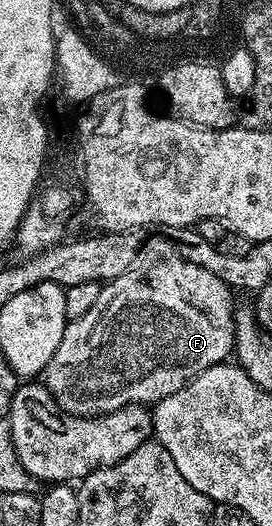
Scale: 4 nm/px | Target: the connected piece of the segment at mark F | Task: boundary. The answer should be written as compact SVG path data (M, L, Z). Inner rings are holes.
M161 239L157 243L149 244L144 256L140 261L137 261L136 268L127 271L126 274L119 275L113 281L104 282L99 291L99 299L95 299L95 303L91 303L91 311L87 311L87 315L83 315L79 319L68 322L58 350L51 357L51 361L47 363L43 374L43 384L51 396L57 400L57 406L61 411L70 413L72 417L101 417L105 413L114 413L129 405L152 407L157 402L167 399L167 395L175 395L175 391L182 389L188 381L195 380L203 371L207 371L207 367L222 364L228 358L225 356L228 353L230 356L234 352L233 340L235 339L237 322L233 297L235 297L234 290L230 289L227 283L223 283L223 279L219 279L219 275L207 271L202 265L186 261L176 249L170 246L168 241Z

